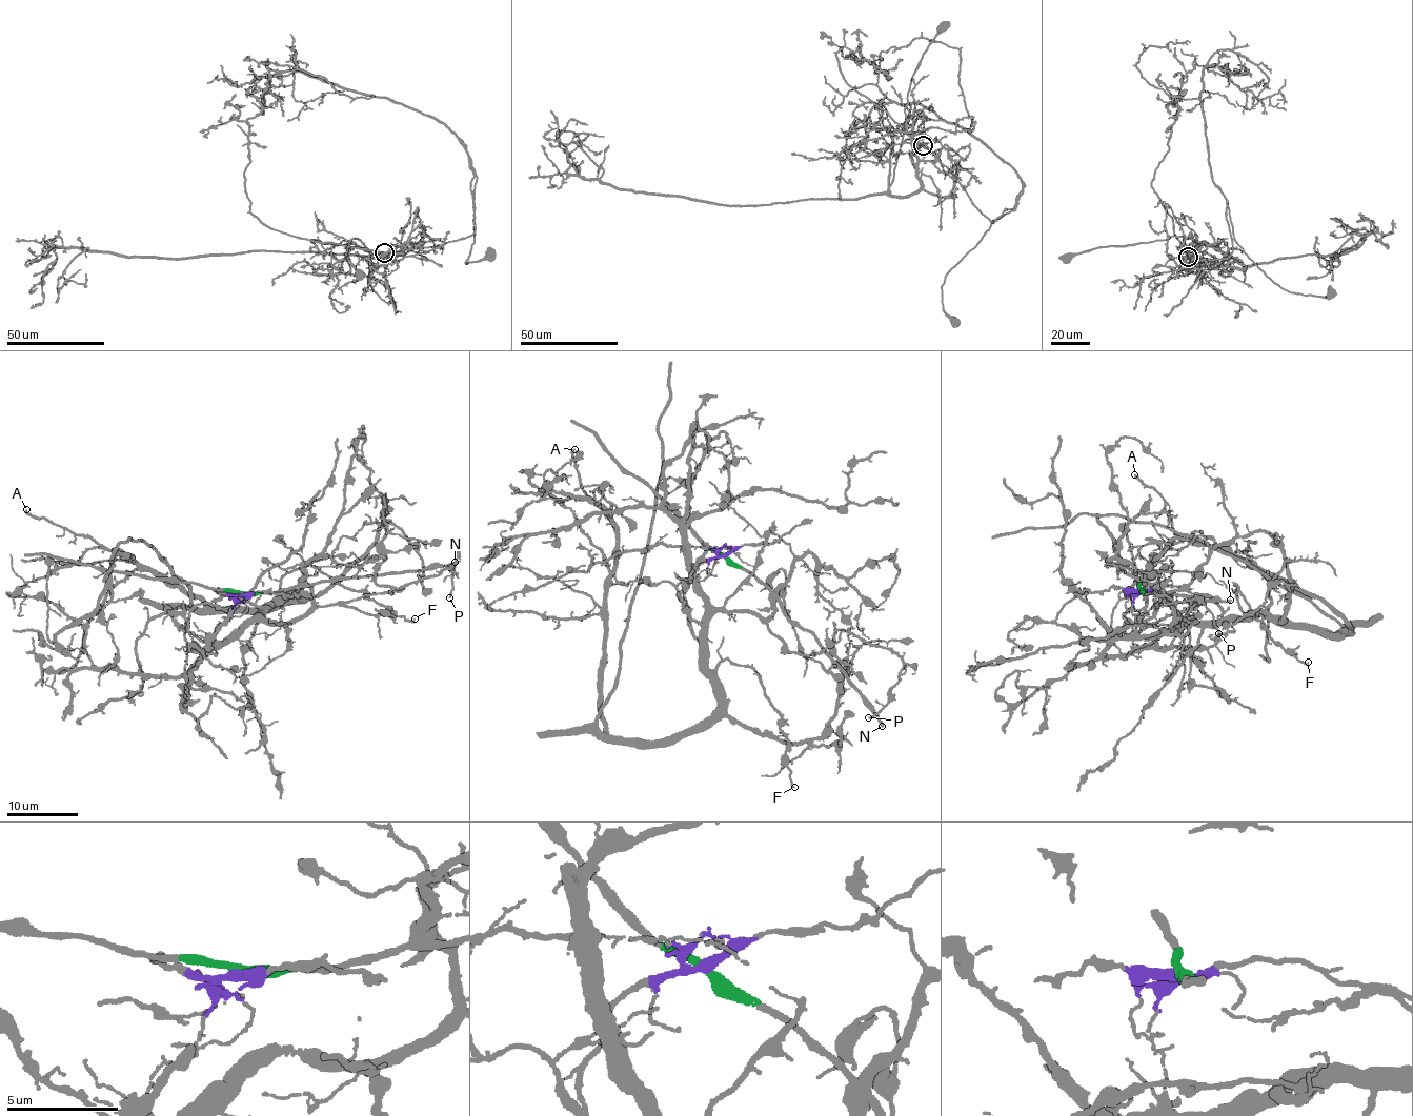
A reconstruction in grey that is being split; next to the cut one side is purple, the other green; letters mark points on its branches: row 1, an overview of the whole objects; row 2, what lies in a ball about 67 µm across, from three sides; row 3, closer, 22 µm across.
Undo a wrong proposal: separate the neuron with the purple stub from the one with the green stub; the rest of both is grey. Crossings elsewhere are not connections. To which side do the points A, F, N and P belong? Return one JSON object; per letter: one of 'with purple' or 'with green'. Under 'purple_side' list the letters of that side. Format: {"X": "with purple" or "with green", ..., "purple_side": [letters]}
{"A": "with purple", "F": "with purple", "N": "with green", "P": "with purple", "purple_side": ["A", "F", "P"]}

